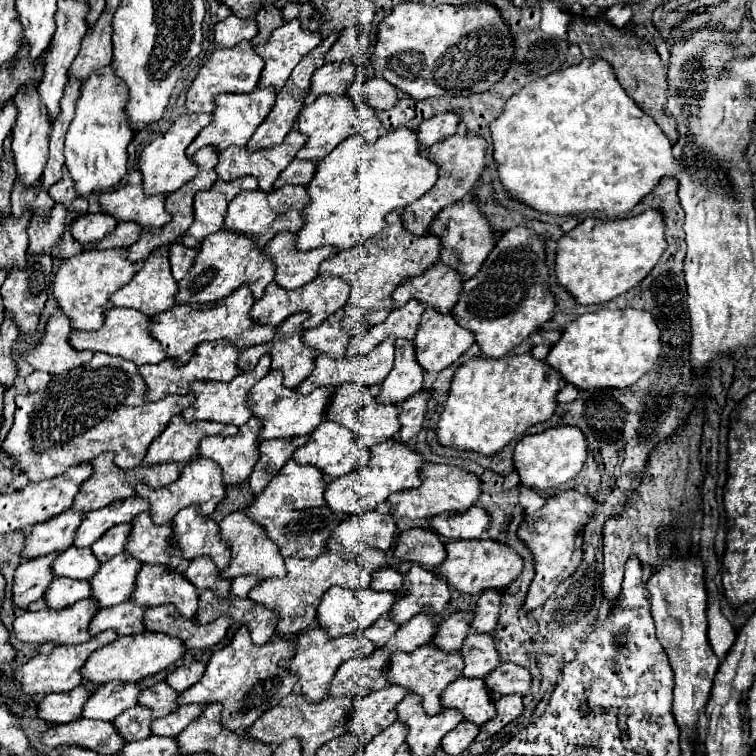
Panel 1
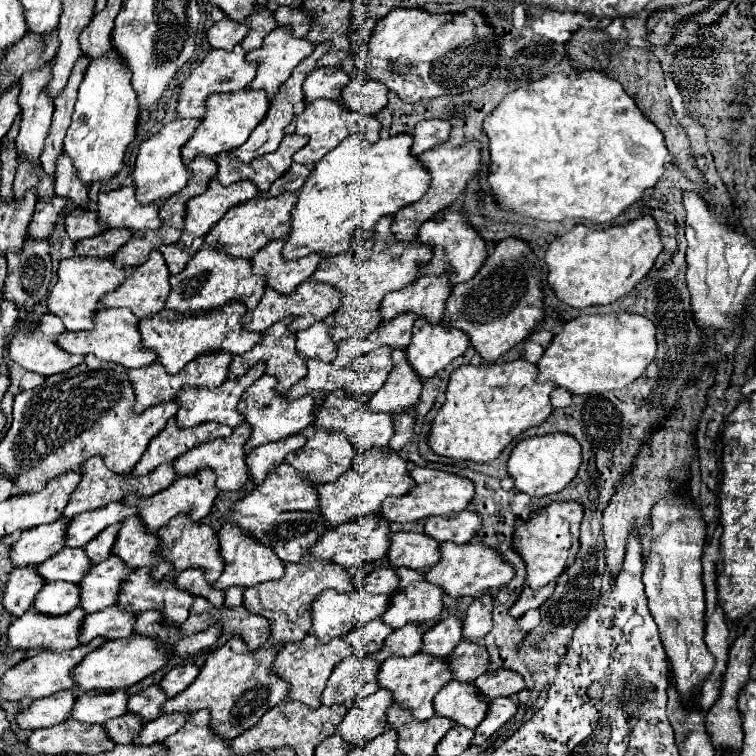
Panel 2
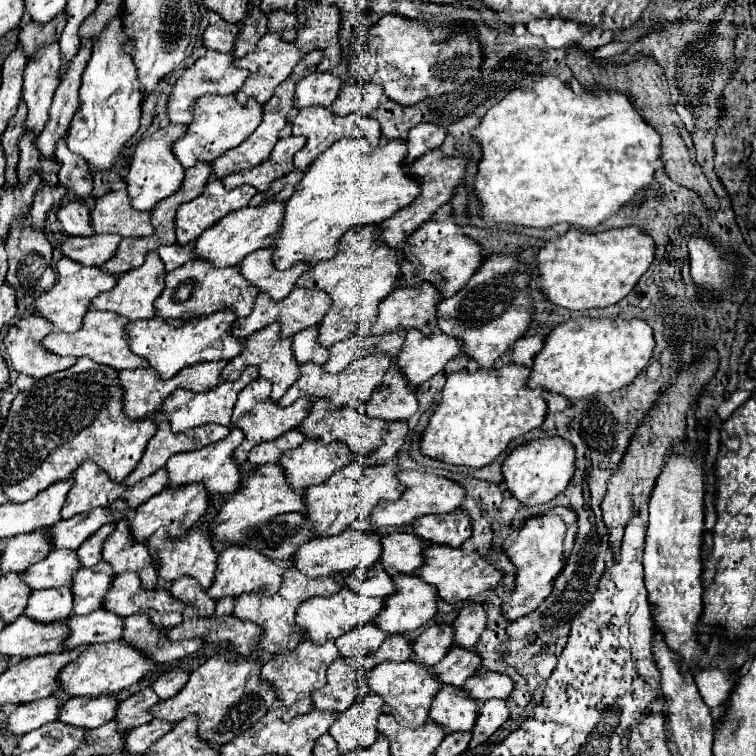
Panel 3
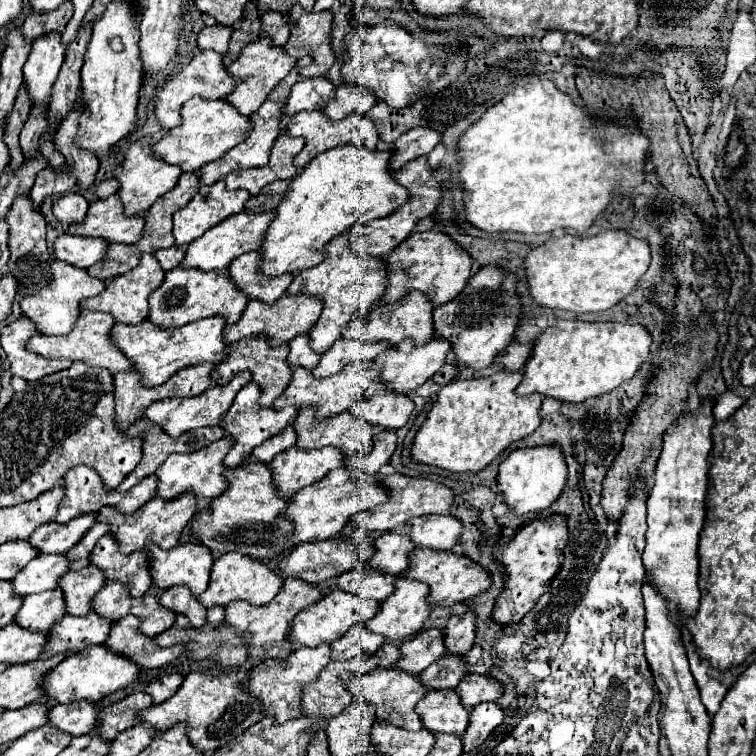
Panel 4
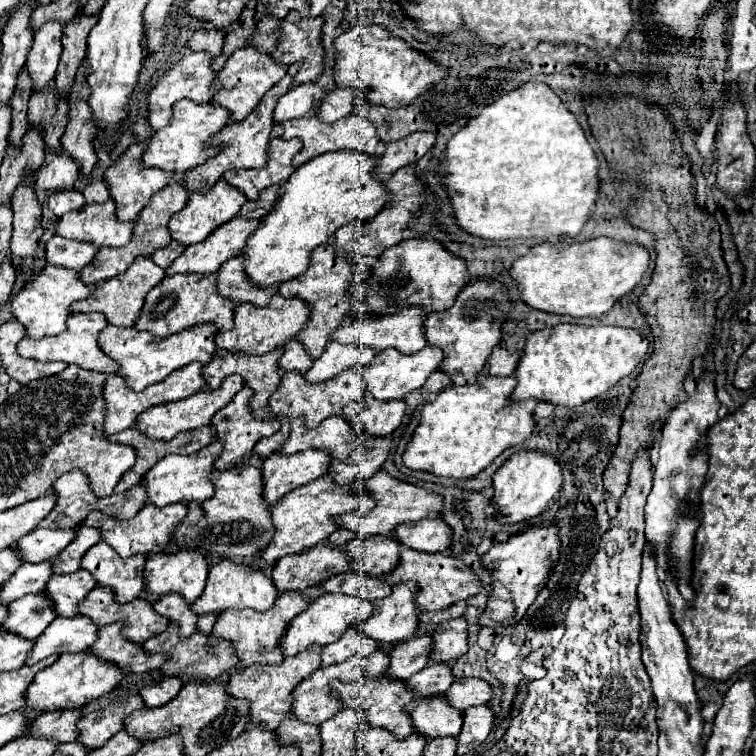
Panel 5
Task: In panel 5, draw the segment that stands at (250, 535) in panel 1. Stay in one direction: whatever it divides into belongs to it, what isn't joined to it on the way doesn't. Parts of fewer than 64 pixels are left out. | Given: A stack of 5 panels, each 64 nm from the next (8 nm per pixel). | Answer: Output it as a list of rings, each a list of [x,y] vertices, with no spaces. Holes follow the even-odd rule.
[[[230,558],[226,560],[220,560],[218,564],[214,564],[210,568],[210,574],[208,574],[208,582],[206,582],[206,590],[204,594],[192,604],[192,610],[196,614],[208,614],[208,612],[224,612],[228,608],[252,608],[252,610],[268,610],[274,600],[278,598],[280,592],[276,592],[274,584],[272,584],[272,578],[266,576],[264,572],[256,572],[254,568],[248,568],[246,564],[238,564]]]

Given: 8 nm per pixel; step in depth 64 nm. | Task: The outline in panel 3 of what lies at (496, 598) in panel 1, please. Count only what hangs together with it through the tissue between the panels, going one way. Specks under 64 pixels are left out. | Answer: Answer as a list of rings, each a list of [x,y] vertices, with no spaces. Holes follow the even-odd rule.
[[[472,602],[468,606],[464,606],[458,614],[458,618],[454,620],[454,628],[456,628],[456,634],[454,634],[454,644],[462,646],[462,648],[472,648],[484,628],[486,628],[486,612],[484,612],[484,604],[480,602]]]

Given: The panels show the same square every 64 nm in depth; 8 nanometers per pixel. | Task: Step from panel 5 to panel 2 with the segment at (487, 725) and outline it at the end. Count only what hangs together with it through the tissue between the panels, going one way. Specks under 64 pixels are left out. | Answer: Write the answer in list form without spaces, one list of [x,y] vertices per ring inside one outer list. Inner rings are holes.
[[[496,698],[490,700],[490,708],[488,708],[488,716],[482,720],[482,724],[476,728],[476,736],[472,740],[472,744],[480,744],[480,740],[490,738],[502,724],[506,724],[518,710],[518,700],[514,698]]]

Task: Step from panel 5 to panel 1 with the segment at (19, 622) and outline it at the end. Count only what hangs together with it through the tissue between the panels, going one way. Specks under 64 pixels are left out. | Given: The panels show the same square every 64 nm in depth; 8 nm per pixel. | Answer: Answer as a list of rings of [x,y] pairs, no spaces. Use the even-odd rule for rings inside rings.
[[[56,578],[50,588],[46,590],[46,602],[50,608],[66,608],[66,606],[72,606],[74,602],[82,600],[82,598],[88,598],[88,580],[68,580],[68,578]]]

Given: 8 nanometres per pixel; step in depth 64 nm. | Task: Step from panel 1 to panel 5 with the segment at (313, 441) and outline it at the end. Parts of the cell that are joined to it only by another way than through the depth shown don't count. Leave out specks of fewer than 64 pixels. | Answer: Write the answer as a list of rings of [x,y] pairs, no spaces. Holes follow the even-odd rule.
[[[304,450],[290,456],[284,454],[272,454],[264,460],[262,472],[264,472],[264,498],[274,504],[280,500],[280,496],[286,496],[286,492],[292,492],[292,488],[298,488],[300,484],[308,484],[322,474],[328,472],[332,464],[332,456],[320,452],[320,450]]]

